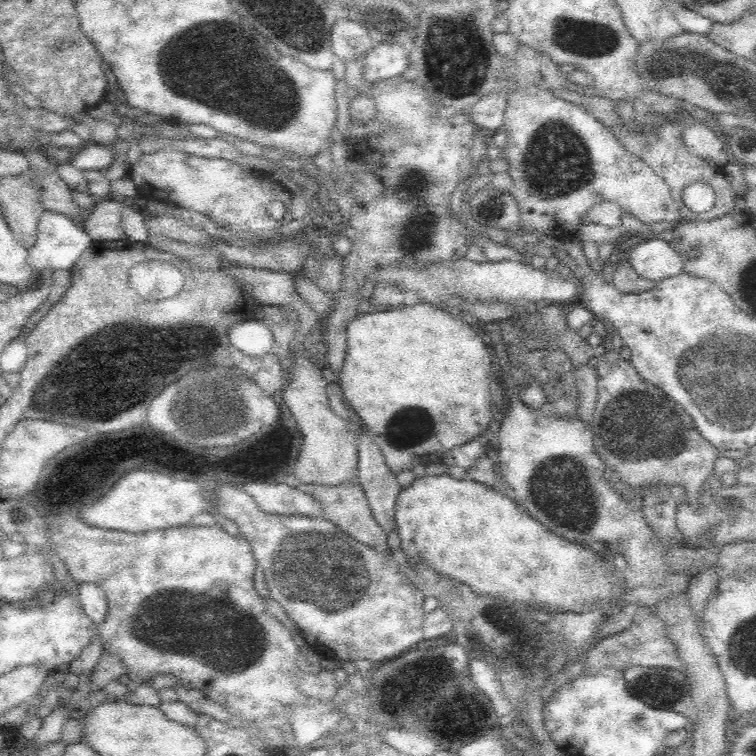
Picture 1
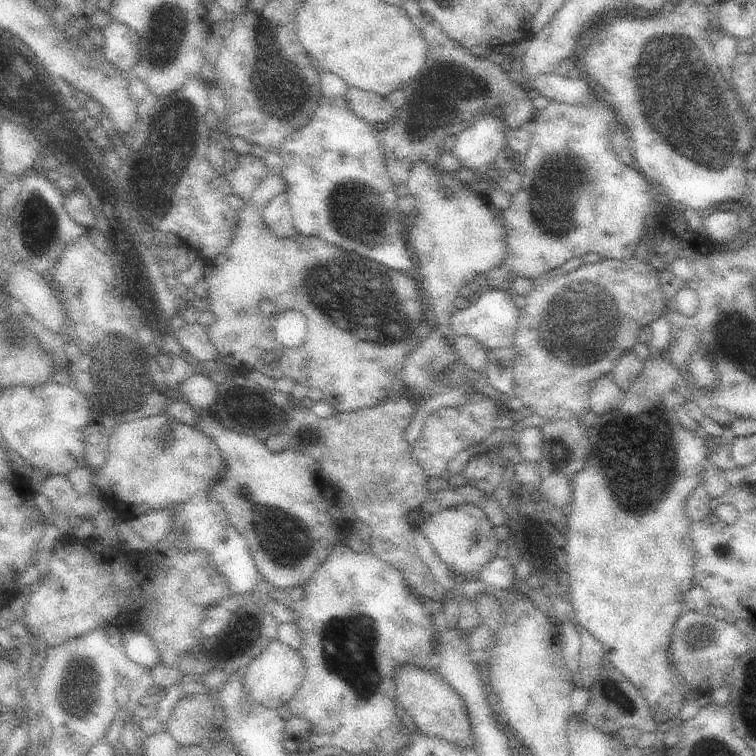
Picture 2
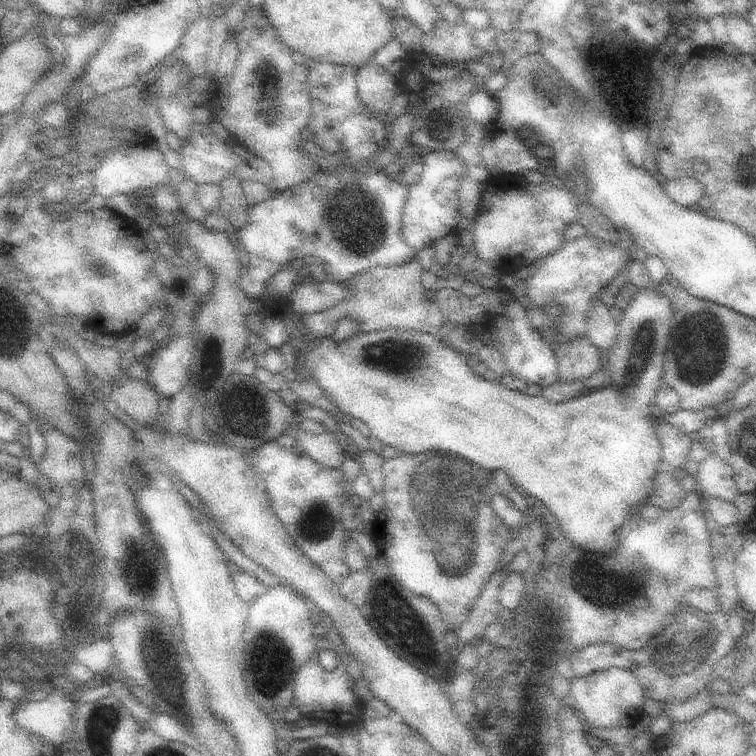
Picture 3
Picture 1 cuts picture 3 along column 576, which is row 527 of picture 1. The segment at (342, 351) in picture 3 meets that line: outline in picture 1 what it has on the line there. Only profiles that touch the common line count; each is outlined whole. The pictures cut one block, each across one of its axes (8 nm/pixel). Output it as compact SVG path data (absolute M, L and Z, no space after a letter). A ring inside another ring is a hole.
M440 474L440 476L424 476L424 478L416 478L408 488L402 488L398 492L398 500L396 500L396 524L398 524L398 530L396 534L400 536L402 540L402 552L414 560L424 560L424 564L432 566L438 574L442 576L450 576L452 580L458 580L462 584L468 584L476 594L480 596L504 596L506 600L512 600L512 602L518 602L522 606L548 606L552 612L576 612L580 610L582 606L590 606L590 608L600 608L602 612L606 614L612 614L614 610L618 610L614 606L616 598L622 596L624 588L622 588L622 576L620 572L618 574L608 574L604 572L604 568L598 564L598 556L594 552L590 552L590 548L584 548L584 546L578 546L578 544L572 544L568 540L564 540L562 536L546 530L538 520L530 518L526 512L522 512L518 508L518 504L510 498L510 496L502 496L498 494L498 490L492 490L490 486L486 484L478 484L478 482L472 482L472 480L454 480L452 476L448 474Z

